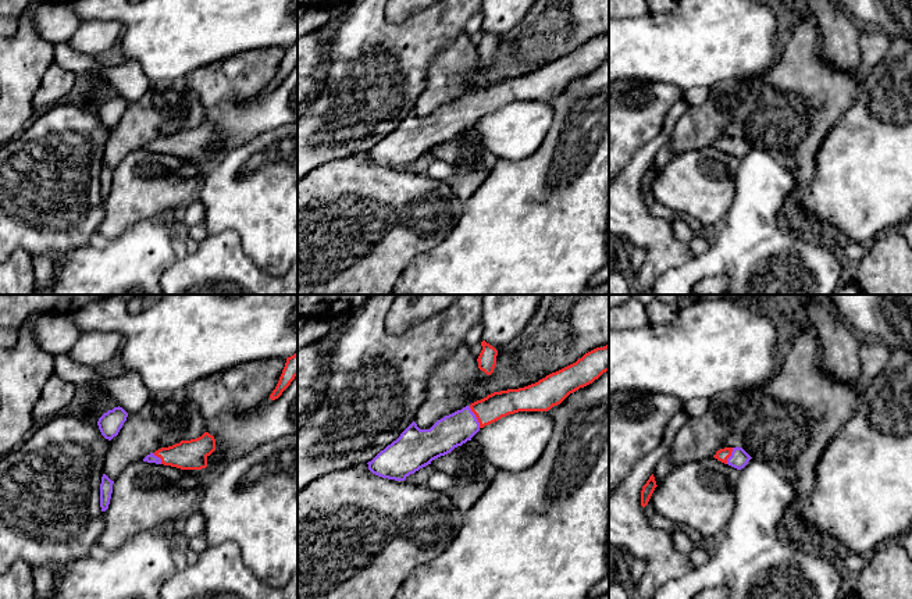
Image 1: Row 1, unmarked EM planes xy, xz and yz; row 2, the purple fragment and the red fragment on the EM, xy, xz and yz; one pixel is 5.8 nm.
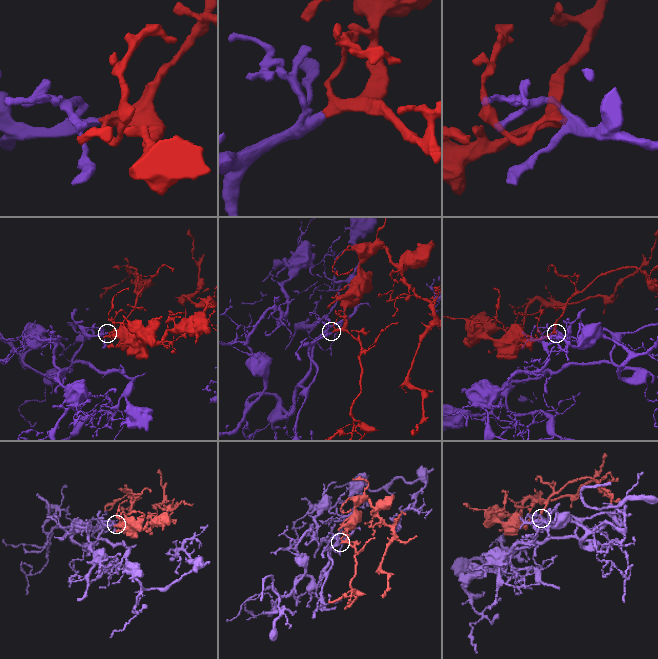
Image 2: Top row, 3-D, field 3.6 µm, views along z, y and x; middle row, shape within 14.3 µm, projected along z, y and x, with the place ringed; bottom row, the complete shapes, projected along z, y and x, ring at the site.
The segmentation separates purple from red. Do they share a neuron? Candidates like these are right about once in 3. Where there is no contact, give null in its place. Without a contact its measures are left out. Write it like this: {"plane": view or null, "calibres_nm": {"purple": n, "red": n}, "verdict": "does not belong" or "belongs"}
{"plane": "xz", "calibres_nm": {"purple": 190, "red": 150}, "verdict": "belongs"}

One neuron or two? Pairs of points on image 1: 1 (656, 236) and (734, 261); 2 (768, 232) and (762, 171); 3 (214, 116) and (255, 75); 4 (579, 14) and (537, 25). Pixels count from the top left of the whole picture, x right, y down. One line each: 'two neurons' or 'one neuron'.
1: two neurons
2: one neuron
3: two neurons
4: one neuron

